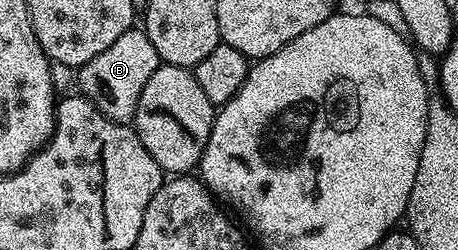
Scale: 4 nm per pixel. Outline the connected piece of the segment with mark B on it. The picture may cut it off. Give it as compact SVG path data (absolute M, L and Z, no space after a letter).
M130 29L119 37L119 41L107 45L99 57L91 57L76 72L80 94L97 106L111 121L132 124L137 118L139 93L143 93L143 85L147 85L151 73L162 64L159 53L155 53L155 45L151 45L151 37L143 29Z

